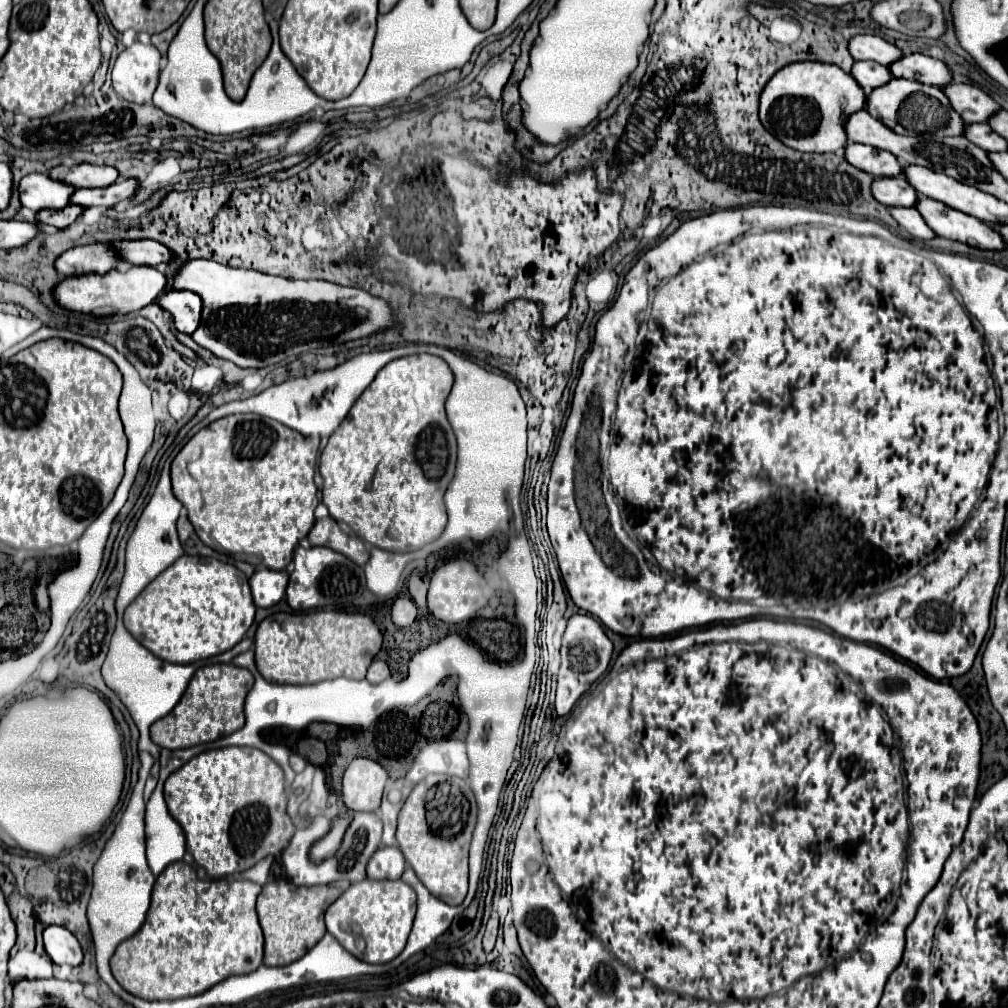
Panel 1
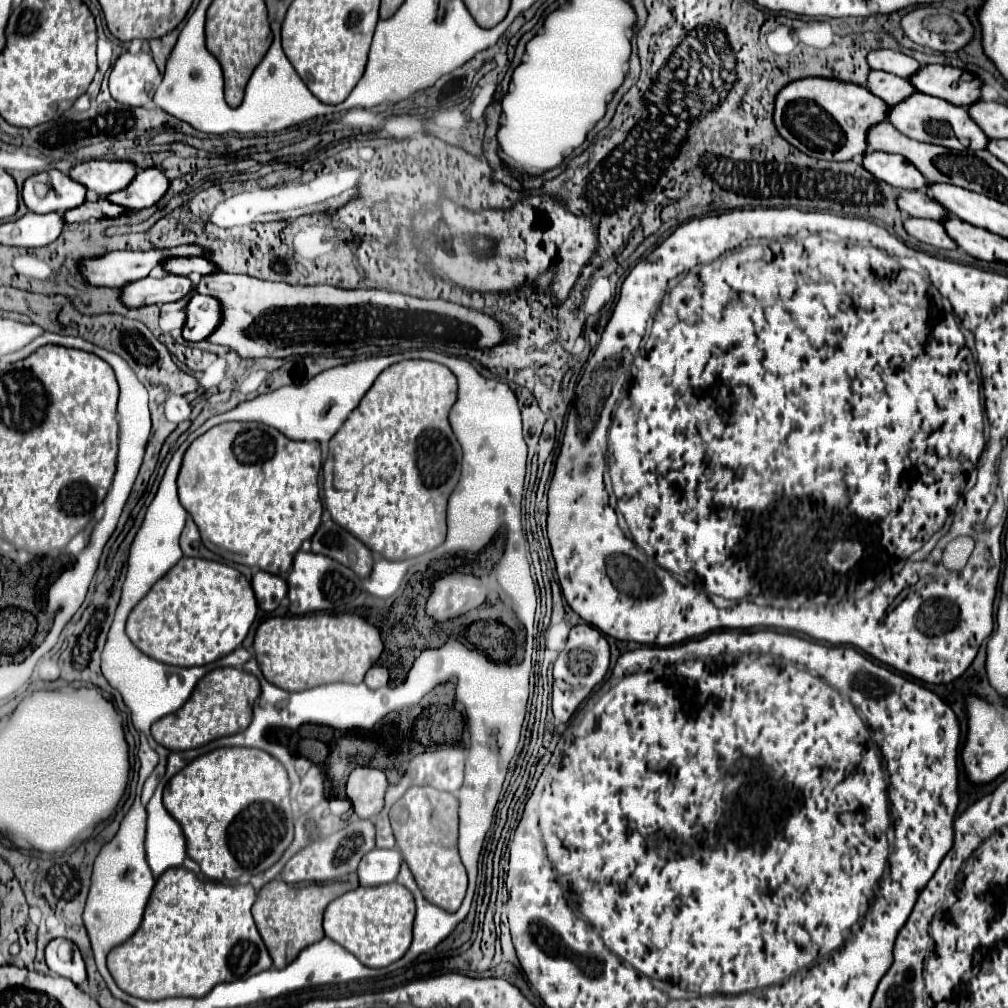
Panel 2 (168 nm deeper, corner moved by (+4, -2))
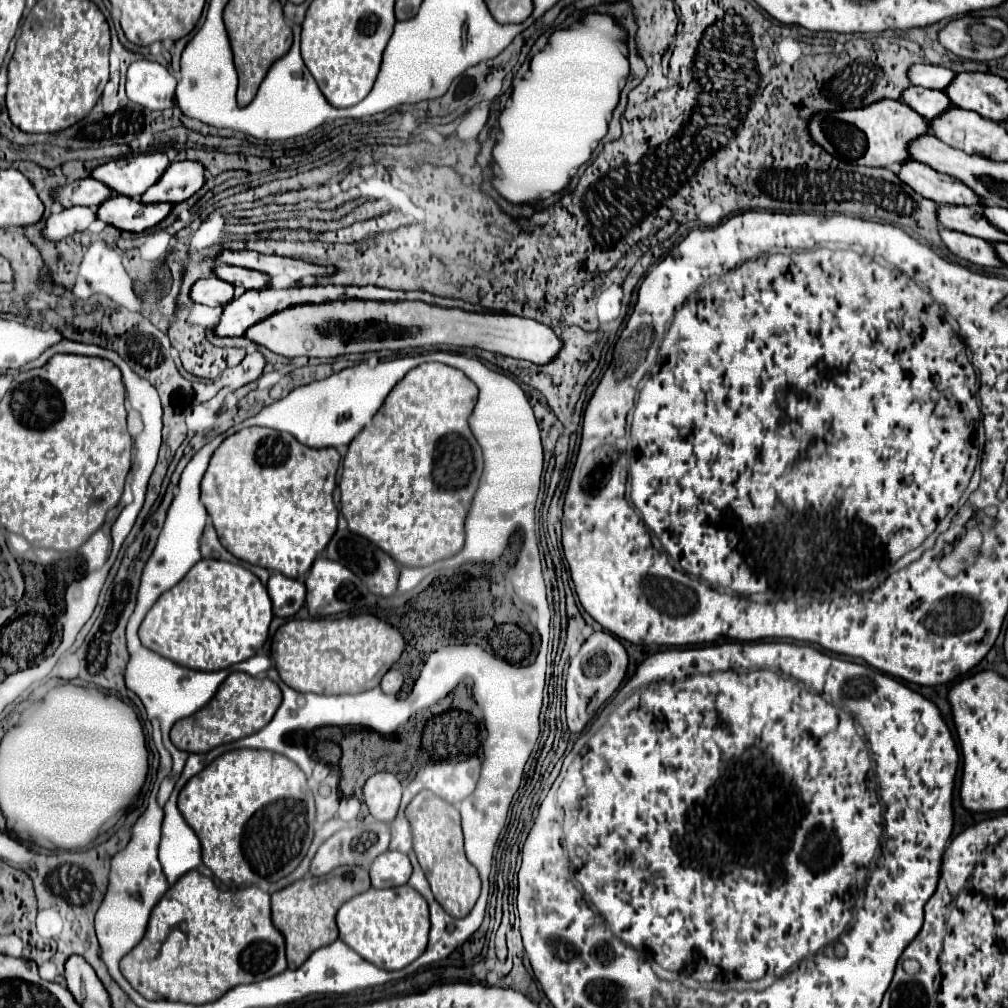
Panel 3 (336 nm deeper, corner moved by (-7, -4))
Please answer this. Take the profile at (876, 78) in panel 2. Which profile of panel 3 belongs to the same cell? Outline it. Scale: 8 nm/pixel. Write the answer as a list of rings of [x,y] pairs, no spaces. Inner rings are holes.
[[[911,86],[909,90],[905,90],[905,100],[915,112],[925,116],[927,120],[941,116],[941,112],[945,112],[945,110],[949,110],[949,106],[953,106],[945,92],[925,90],[919,86]]]

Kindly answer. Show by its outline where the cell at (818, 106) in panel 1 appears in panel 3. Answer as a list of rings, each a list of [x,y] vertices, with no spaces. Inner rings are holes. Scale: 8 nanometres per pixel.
[[[881,100],[859,110],[843,110],[839,114],[815,114],[809,122],[809,132],[819,146],[829,150],[829,154],[837,156],[843,162],[859,164],[859,166],[891,166],[891,164],[903,164],[909,160],[909,142],[913,142],[913,138],[929,134],[929,120],[921,118],[907,104],[901,104],[895,100]]]

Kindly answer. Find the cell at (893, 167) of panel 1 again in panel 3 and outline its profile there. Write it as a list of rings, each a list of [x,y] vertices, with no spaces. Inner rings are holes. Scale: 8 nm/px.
[[[909,160],[901,166],[899,178],[915,192],[937,204],[985,206],[985,200],[979,194],[973,194],[973,190],[969,190],[969,186],[963,182],[957,182],[957,178],[941,174],[915,160]]]

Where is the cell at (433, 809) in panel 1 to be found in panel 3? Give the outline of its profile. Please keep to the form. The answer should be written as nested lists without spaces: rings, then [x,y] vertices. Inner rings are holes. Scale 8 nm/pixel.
[[[425,790],[411,800],[405,814],[413,830],[413,850],[427,876],[427,882],[431,884],[435,900],[451,916],[465,918],[480,896],[482,883],[477,868],[467,860],[463,852],[463,832],[461,832],[459,810],[453,804]]]

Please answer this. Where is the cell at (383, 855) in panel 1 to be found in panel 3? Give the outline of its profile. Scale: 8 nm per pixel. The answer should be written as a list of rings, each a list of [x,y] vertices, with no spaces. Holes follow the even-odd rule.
[[[385,852],[375,858],[371,866],[371,884],[373,888],[393,888],[407,884],[411,876],[411,862],[407,854]]]

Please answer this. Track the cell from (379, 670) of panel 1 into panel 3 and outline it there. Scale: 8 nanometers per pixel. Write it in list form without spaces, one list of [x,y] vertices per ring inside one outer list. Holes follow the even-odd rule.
[[[389,670],[381,680],[381,690],[385,694],[397,694],[403,686],[403,674],[399,670]]]

